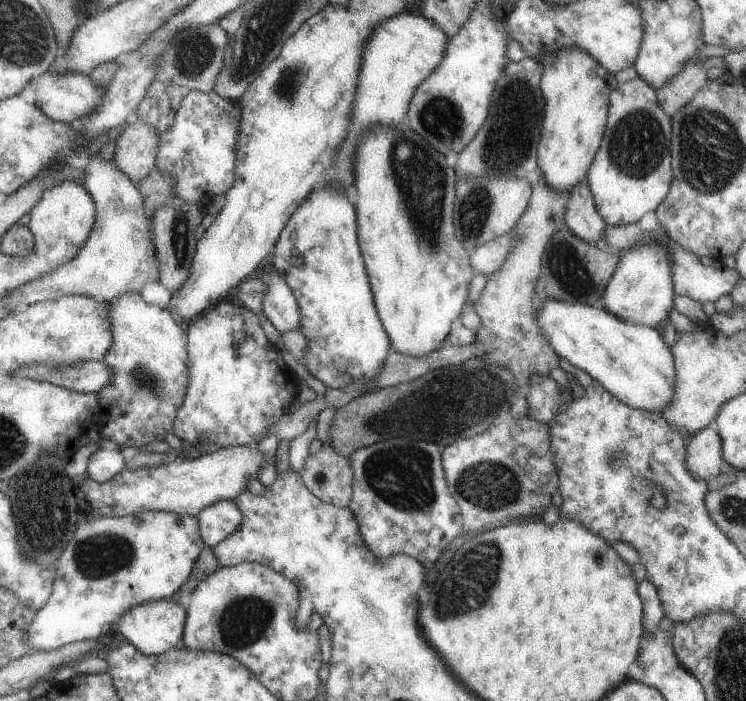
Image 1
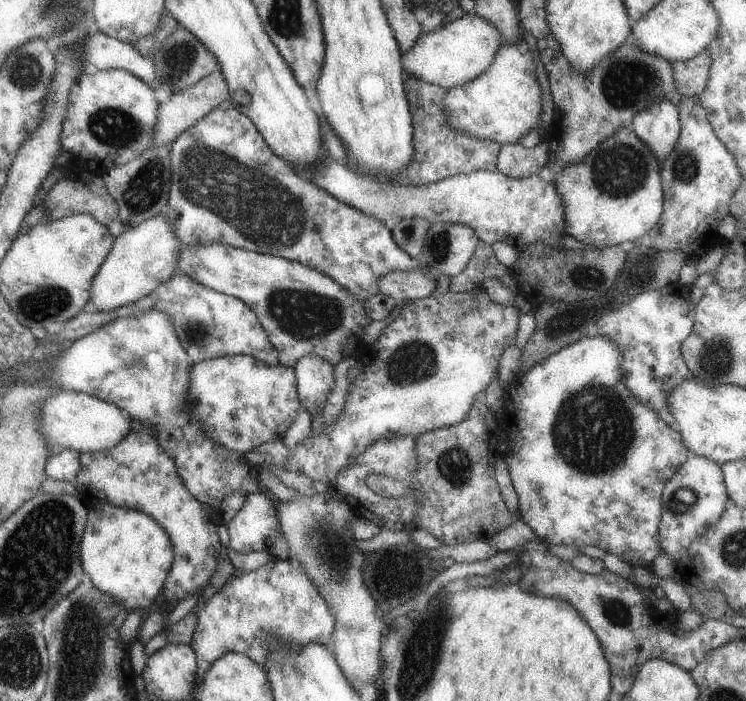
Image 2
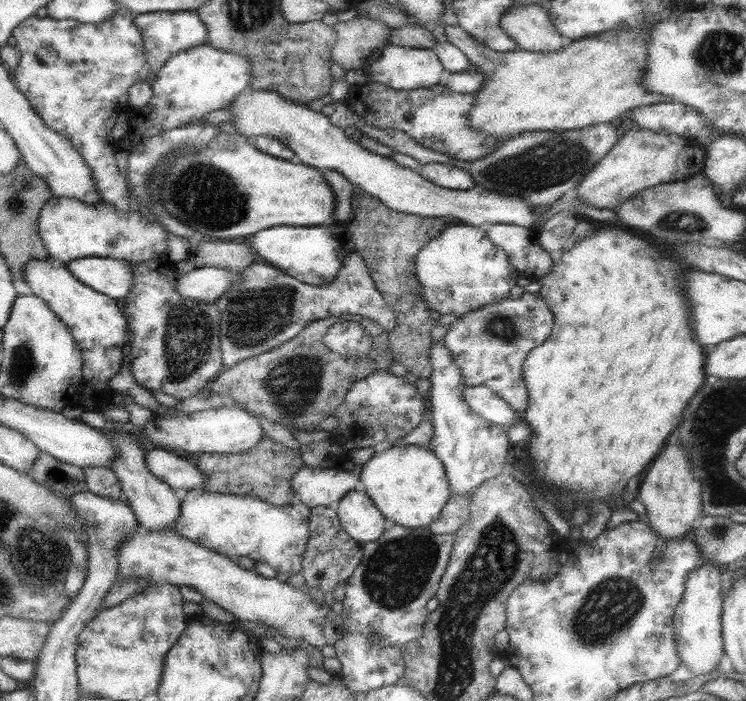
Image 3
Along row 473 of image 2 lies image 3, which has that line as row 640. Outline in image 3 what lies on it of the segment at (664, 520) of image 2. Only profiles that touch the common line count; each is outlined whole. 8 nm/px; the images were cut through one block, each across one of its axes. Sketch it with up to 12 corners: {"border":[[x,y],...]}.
{"border":[[722,568],[686,579],[674,612],[680,664],[698,679],[718,668]]}

